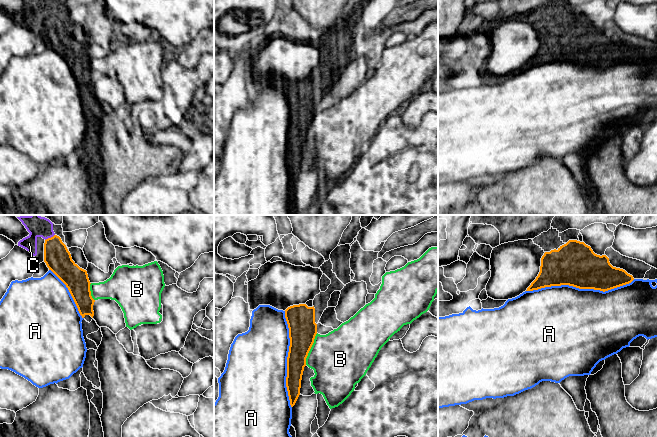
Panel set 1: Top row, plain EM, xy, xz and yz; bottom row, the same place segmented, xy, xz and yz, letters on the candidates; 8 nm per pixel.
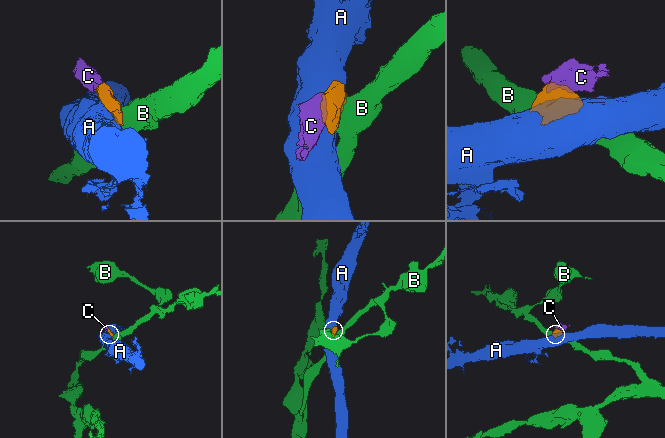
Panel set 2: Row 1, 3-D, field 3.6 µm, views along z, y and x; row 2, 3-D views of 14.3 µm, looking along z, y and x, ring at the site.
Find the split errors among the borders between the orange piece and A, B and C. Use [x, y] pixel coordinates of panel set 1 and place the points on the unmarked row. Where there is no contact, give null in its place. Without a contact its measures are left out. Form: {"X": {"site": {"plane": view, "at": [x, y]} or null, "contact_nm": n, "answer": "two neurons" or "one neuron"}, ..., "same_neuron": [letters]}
{"A": {"site": {"plane": "yz", "at": [580, 64]}, "contact_nm": 900, "answer": "two neurons"}, "B": {"site": {"plane": "xz", "at": [310, 124]}, "contact_nm": 280, "answer": "two neurons"}, "C": {"site": {"plane": "xy", "at": [49, 14]}, "contact_nm": 90, "answer": "one neuron"}, "same_neuron": ["C"]}

